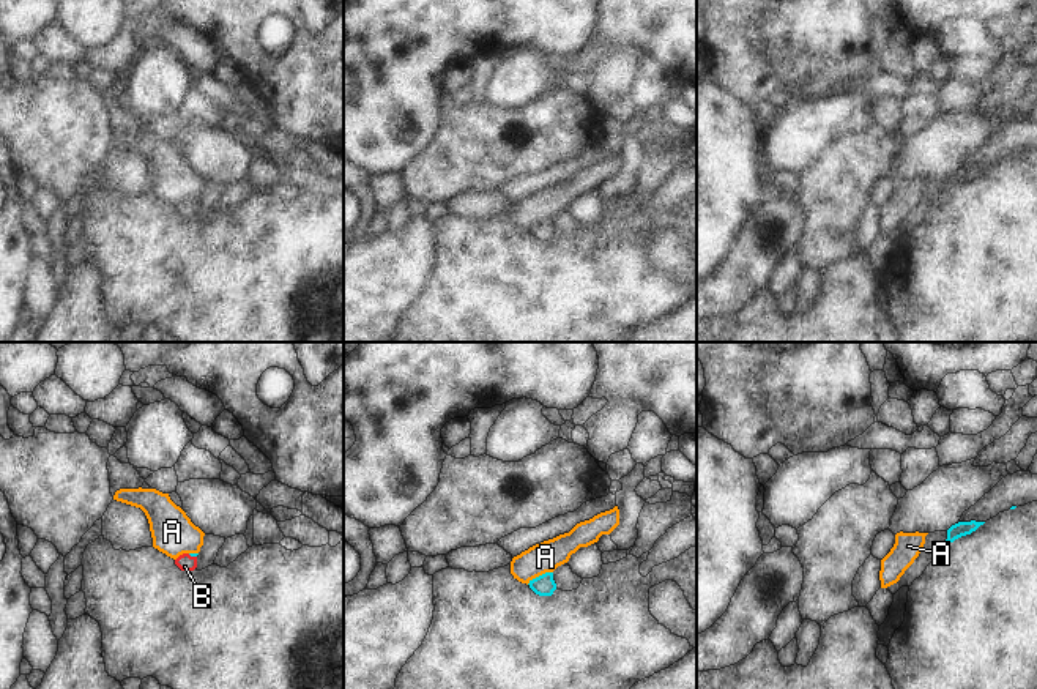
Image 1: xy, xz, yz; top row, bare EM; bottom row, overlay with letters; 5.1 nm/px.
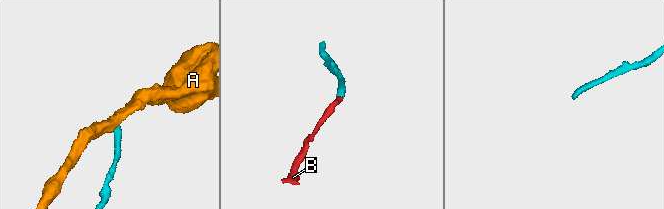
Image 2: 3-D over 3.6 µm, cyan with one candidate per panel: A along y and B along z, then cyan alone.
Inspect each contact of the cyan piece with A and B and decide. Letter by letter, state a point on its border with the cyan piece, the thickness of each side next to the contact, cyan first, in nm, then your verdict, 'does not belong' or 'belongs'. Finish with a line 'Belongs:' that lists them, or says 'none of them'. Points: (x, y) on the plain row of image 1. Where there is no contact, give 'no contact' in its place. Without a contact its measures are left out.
A: xz (539, 223) | 110/160 nm | does not belong
B: xy (193, 202) | 20/90 nm | belongs
Belongs: B

